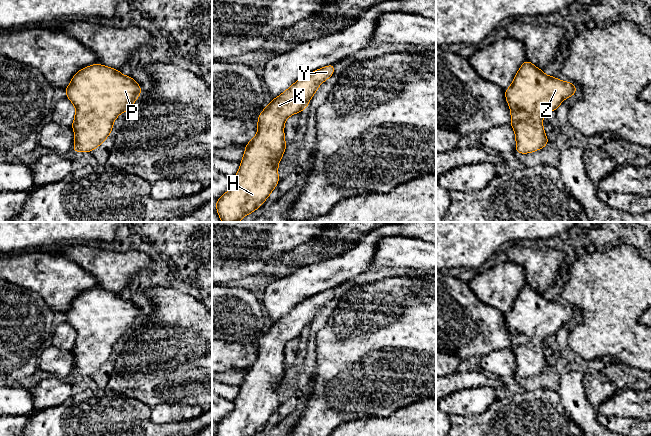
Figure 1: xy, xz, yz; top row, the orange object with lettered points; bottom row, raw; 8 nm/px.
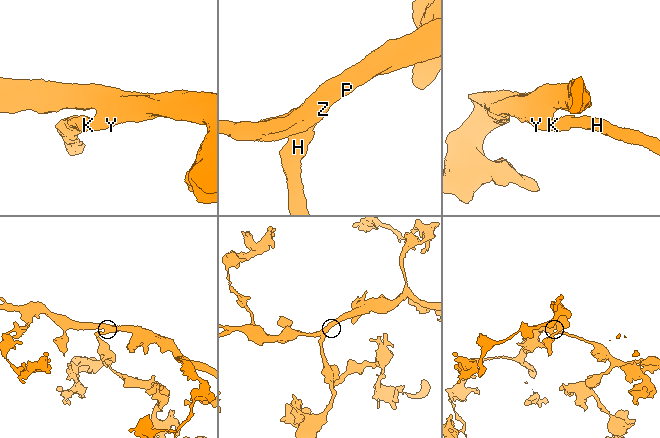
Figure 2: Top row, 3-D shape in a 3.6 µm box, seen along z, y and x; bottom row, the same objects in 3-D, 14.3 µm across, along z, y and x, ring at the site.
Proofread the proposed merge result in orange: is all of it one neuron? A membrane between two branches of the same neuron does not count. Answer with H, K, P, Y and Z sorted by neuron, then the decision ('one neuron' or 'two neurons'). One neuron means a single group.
H K P Y Z | one neuron

